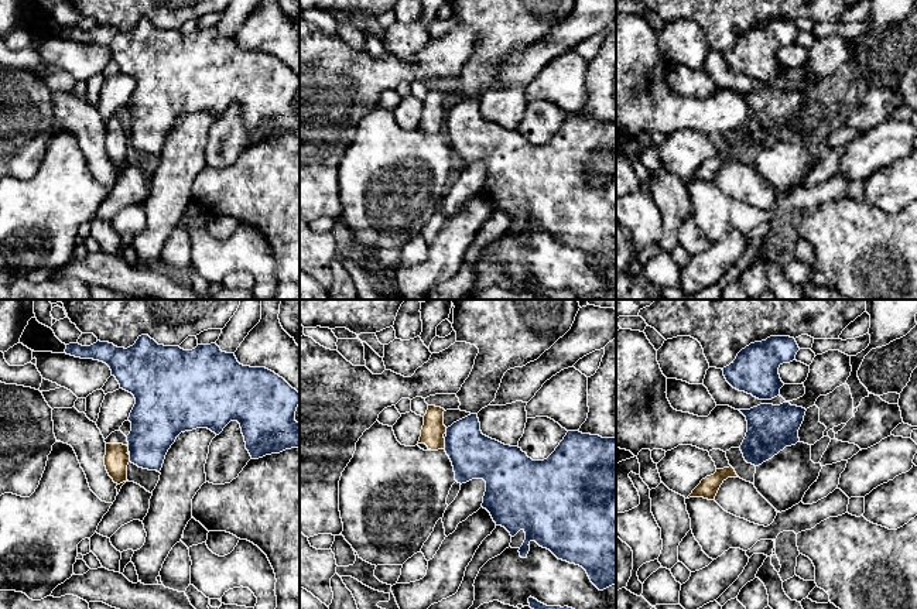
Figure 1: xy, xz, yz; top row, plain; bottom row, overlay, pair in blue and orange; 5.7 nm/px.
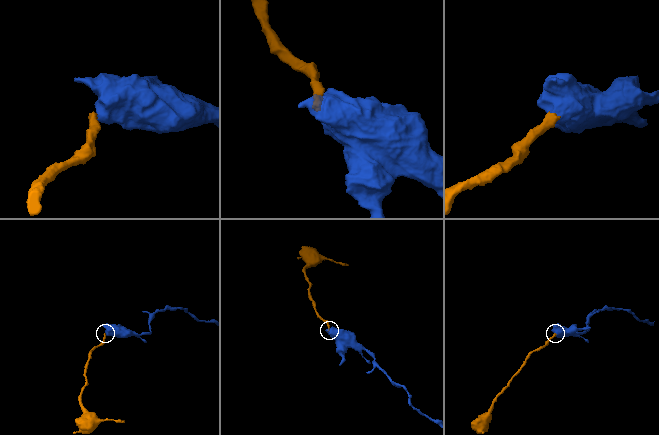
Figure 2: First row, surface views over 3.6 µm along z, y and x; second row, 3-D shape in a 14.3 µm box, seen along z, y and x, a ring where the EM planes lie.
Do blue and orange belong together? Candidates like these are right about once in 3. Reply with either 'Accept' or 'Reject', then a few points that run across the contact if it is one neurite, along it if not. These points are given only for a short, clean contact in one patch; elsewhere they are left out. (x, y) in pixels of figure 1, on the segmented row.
Reject. Line: xz (444, 438), (445, 447)

